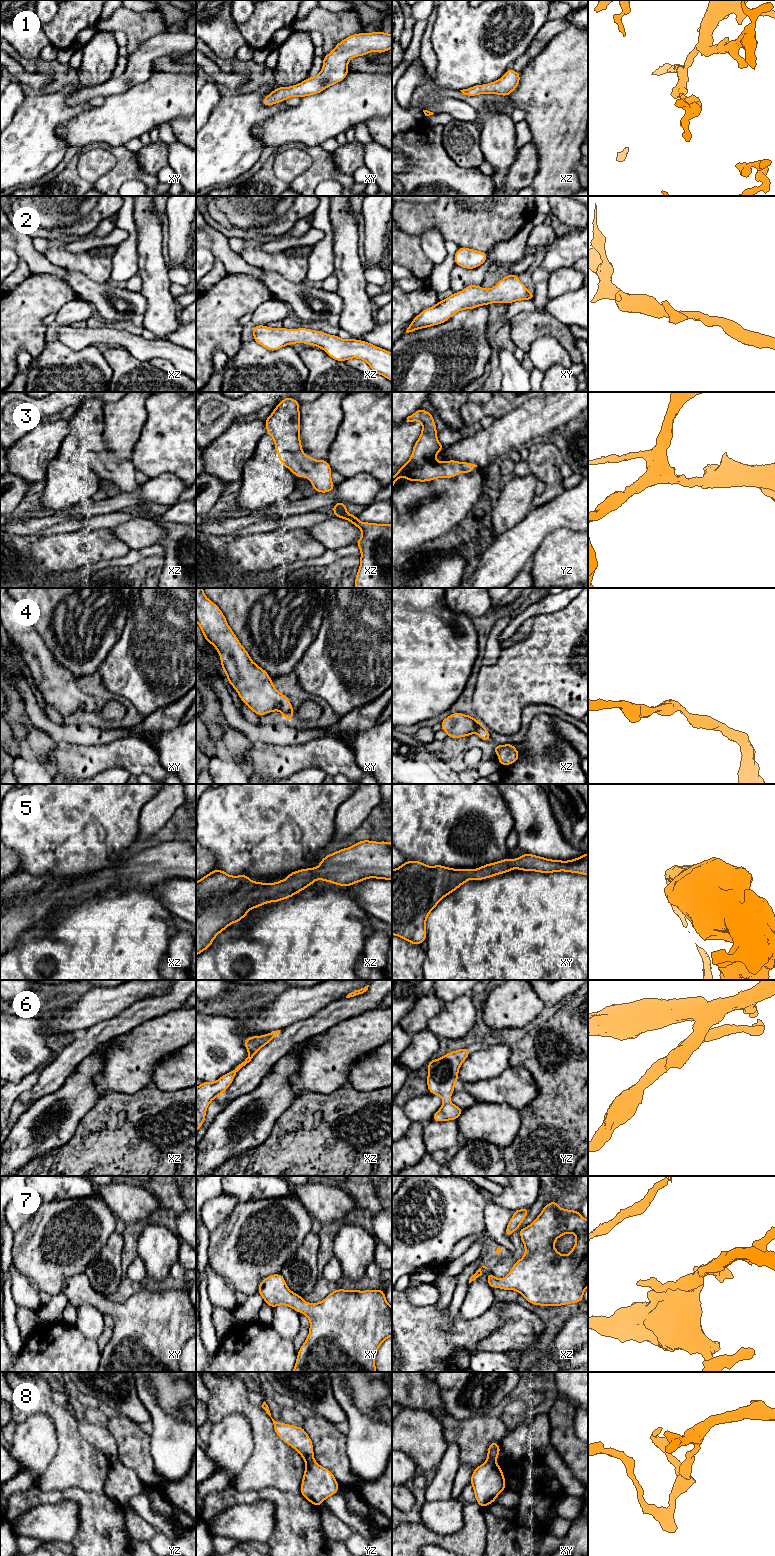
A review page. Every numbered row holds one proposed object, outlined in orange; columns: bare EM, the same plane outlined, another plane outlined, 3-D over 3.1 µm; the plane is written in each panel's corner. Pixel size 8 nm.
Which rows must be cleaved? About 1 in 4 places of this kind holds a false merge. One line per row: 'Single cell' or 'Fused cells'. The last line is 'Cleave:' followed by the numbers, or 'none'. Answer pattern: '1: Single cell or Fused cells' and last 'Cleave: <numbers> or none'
1: Single cell
2: Single cell
3: Single cell
4: Single cell
5: Single cell
6: Single cell
7: Single cell
8: Fused cells
Cleave: 8

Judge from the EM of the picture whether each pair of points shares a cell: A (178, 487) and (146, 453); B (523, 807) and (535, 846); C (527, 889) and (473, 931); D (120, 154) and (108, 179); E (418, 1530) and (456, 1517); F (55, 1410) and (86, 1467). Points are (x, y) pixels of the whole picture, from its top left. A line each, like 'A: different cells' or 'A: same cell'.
A: different cells
B: same cell
C: same cell
D: same cell
E: different cells
F: same cell

